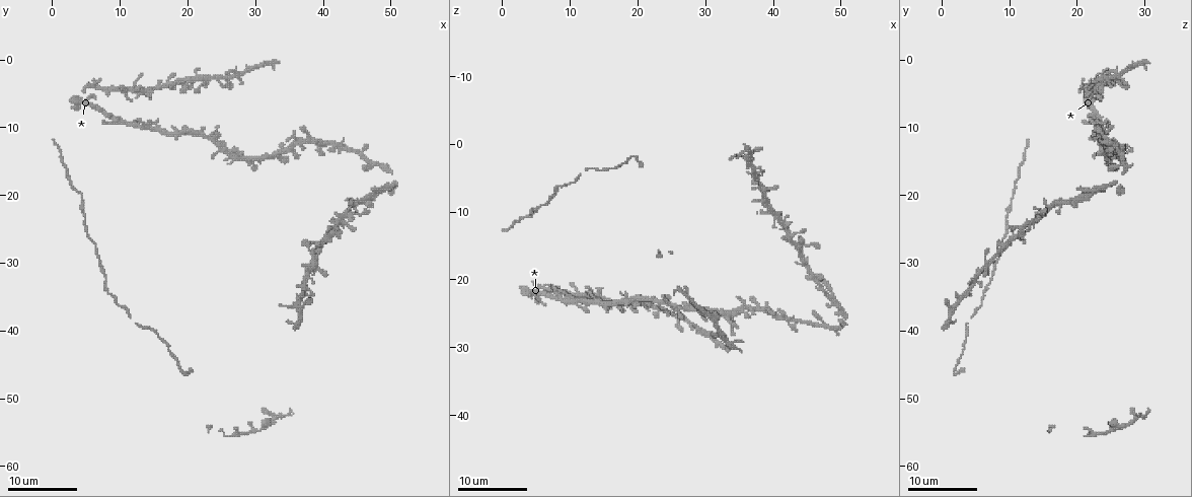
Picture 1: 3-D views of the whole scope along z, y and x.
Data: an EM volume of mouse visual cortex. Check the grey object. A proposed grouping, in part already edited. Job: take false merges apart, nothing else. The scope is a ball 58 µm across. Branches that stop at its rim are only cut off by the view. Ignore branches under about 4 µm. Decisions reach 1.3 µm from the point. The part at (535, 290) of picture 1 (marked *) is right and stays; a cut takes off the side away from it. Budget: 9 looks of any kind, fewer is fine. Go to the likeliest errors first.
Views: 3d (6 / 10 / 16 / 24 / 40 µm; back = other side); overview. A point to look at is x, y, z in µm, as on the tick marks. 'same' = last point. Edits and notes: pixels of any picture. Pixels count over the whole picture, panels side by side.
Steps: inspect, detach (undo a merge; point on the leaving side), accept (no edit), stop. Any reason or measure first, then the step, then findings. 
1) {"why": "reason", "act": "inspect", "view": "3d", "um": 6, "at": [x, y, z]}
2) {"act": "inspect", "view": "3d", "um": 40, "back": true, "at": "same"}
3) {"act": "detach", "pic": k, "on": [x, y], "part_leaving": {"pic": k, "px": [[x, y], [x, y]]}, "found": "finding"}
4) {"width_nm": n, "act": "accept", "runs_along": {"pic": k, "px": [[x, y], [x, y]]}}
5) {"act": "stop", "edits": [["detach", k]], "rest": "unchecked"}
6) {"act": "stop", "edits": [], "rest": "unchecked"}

{"why": "thick turns thin", "act": "inspect", "view": "3d", "um": 6, "at": [7.5, 31.5, 7.5]}

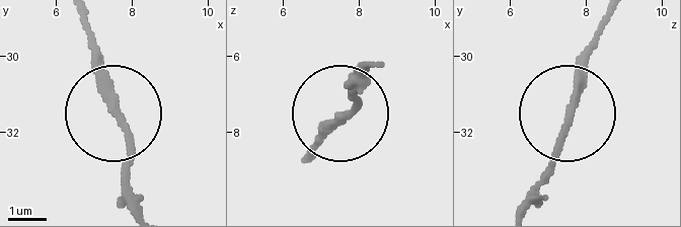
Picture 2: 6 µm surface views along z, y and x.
{"act": "accept", "runs_along": {"pic": 2, "px": [[606, 25], [529, 206]]}, "found": "one neuron here"}

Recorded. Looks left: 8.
{"why": "thick turns thin", "act": "inspect", "view": "3d", "um": 6, "at": [11.0, 37.5, 5.0]}

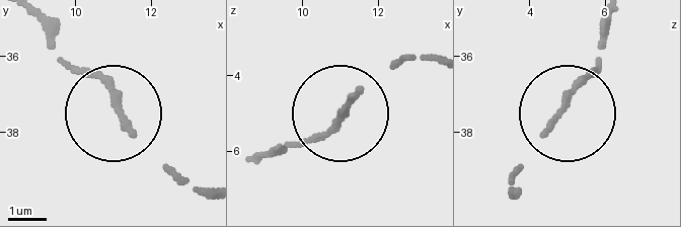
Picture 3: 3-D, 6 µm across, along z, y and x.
{"act": "accept", "runs_along": {"pic": 3, "px": [[35, 21], [168, 173]]}, "found": "continuous, no second neuron"}

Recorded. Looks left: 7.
{"why": "calibre changes", "act": "inspect", "view": "3d", "um": 10, "at": [5.5, 26.5, 9.0]}

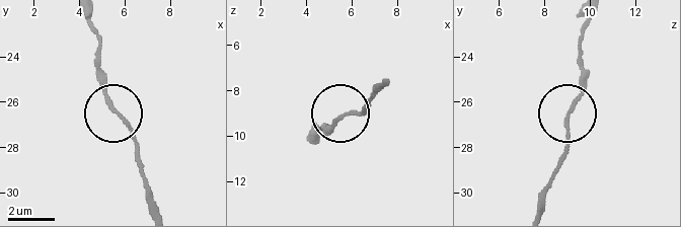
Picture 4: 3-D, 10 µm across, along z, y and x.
{"act": "inspect", "view": "3d", "um": 10, "back": true, "at": [5.4, 26.1, 9.3]}

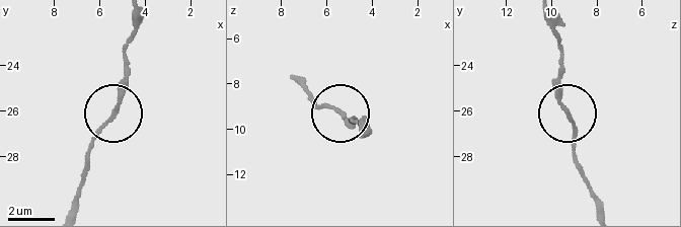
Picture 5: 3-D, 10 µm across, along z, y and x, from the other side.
{"act": "accept", "found": "all the same neuron"}

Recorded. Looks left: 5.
{"why": "looks like a crossing", "act": "inspect", "view": "3d", "um": 10, "at": [34.0, 14.0, 25.5]}

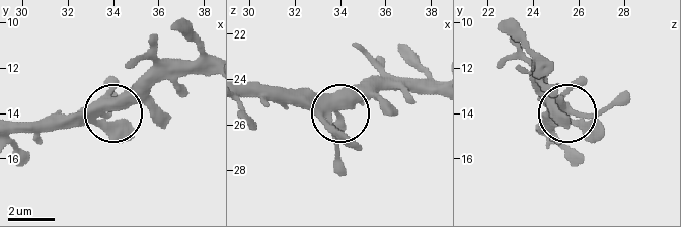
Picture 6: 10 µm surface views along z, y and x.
{"act": "accept", "found": "one neuron here"}

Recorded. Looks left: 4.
{"act": "stop", "edits": [], "rest": "unchecked"}

